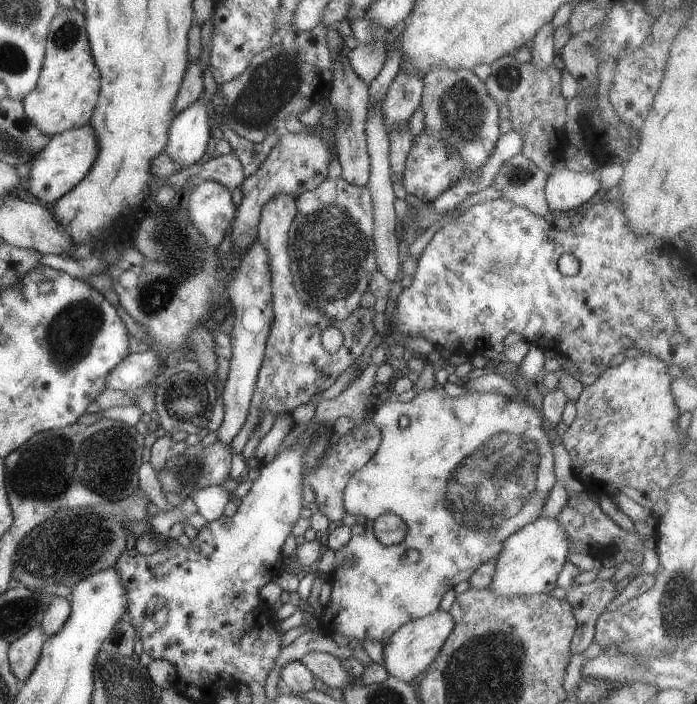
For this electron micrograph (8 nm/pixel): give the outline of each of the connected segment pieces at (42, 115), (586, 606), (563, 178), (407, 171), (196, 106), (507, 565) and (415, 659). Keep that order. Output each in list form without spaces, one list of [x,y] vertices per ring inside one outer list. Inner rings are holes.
[[[60,7],[46,36],[45,56],[35,88],[21,101],[23,114],[45,136],[53,136],[87,124],[99,92],[99,70],[93,62],[86,34],[84,14],[75,7]]]
[[[592,579],[588,584],[566,589],[565,599],[571,605],[577,622],[570,642],[570,655],[582,653],[594,641],[593,630],[597,617],[617,594],[617,583],[607,579]]]
[[[567,169],[550,173],[544,186],[544,197],[549,211],[565,212],[587,202],[600,188],[596,173],[575,172]]]
[[[422,130],[418,136],[415,136],[413,142],[410,142],[409,152],[407,152],[404,162],[401,184],[406,194],[411,194],[421,202],[427,203],[437,198],[464,174],[465,166],[459,160],[459,154],[453,152],[451,148],[445,148],[445,144],[439,140],[439,134]]]
[[[198,97],[191,106],[173,117],[163,152],[181,168],[199,162],[210,137],[208,121],[205,101]]]
[[[535,518],[531,524],[523,526],[508,536],[501,546],[495,561],[495,572],[491,584],[487,586],[499,596],[533,596],[537,593],[551,593],[555,588],[557,574],[569,552],[567,532],[553,518]]]
[[[439,609],[423,618],[402,624],[391,634],[391,638],[383,643],[382,667],[385,669],[386,676],[391,675],[407,683],[423,672],[437,656],[445,638],[451,634],[453,624],[455,622],[449,611],[443,612]]]

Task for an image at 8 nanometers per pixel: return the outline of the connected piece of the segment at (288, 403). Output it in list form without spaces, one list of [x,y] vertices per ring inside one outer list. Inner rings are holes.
[[[275,194],[273,198],[269,198],[263,204],[258,215],[256,241],[263,246],[263,250],[267,254],[273,322],[269,327],[264,355],[257,370],[255,386],[245,420],[239,428],[239,432],[229,442],[229,448],[233,454],[241,452],[253,426],[258,424],[259,418],[263,414],[293,411],[297,406],[309,402],[313,394],[320,393],[331,386],[337,375],[358,358],[374,334],[371,323],[374,314],[372,309],[358,306],[349,316],[345,317],[345,320],[338,321],[323,316],[319,310],[309,308],[305,302],[299,300],[292,282],[291,272],[289,272],[289,255],[287,254],[287,234],[293,218],[295,218],[295,212],[297,212],[295,199],[293,195]],[[329,327],[336,328],[342,334],[341,346],[335,352],[327,352],[321,346],[321,332]]]

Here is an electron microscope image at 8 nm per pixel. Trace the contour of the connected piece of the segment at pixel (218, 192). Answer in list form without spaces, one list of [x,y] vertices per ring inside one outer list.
[[[202,180],[187,196],[187,212],[193,226],[209,246],[217,247],[235,214],[231,193],[212,180]]]

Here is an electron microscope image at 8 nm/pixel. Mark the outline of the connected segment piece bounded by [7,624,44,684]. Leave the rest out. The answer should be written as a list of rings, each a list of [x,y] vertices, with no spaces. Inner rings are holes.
[[[41,625],[29,628],[21,638],[11,642],[8,646],[7,658],[11,672],[19,684],[33,672],[39,660],[41,645],[43,644],[43,631]]]

